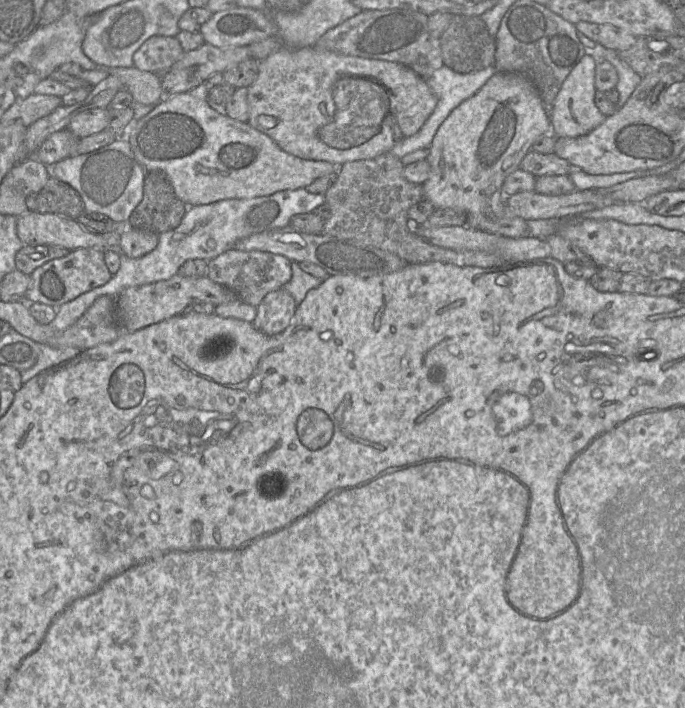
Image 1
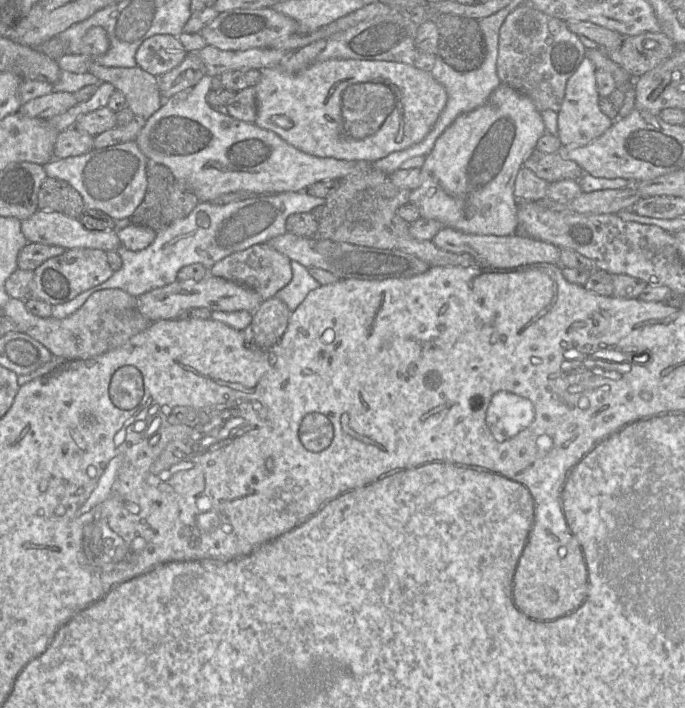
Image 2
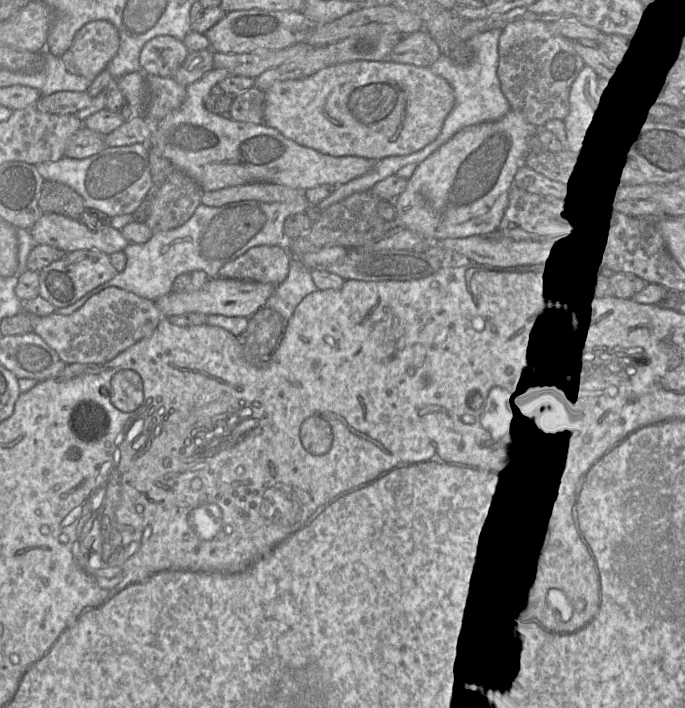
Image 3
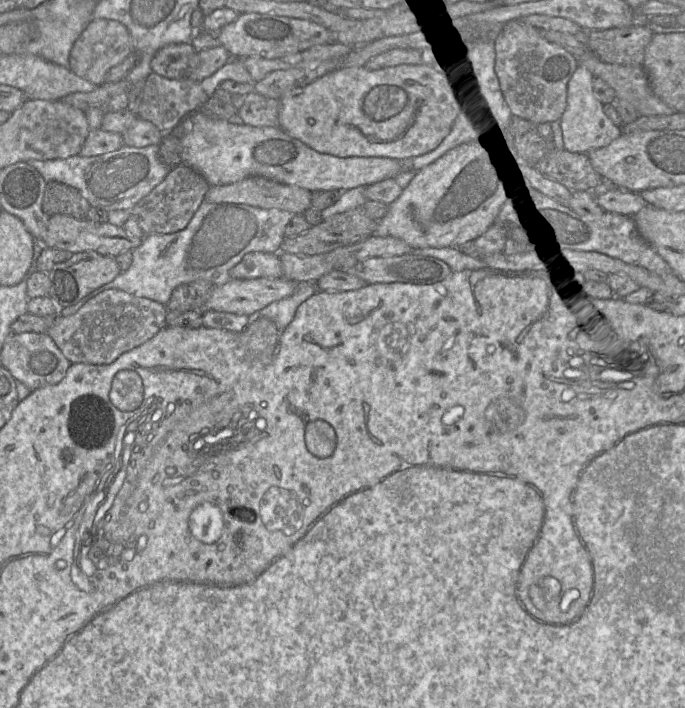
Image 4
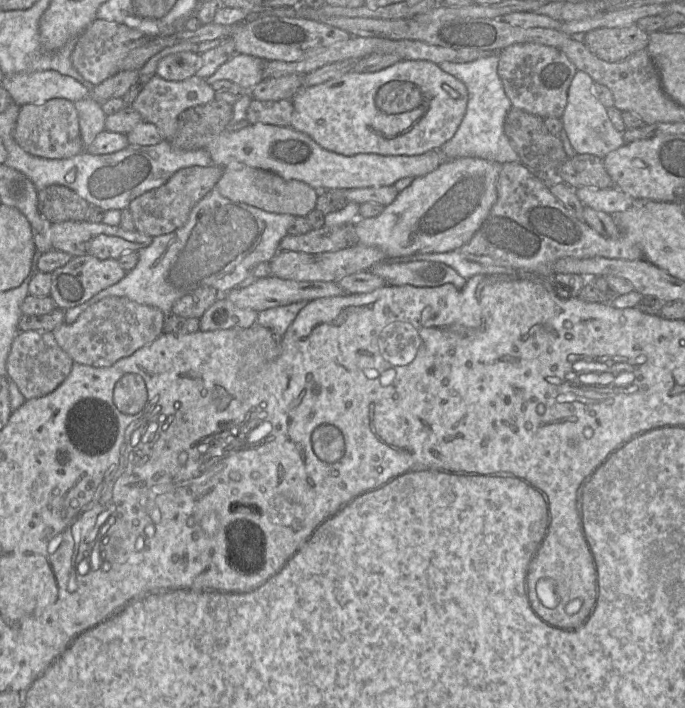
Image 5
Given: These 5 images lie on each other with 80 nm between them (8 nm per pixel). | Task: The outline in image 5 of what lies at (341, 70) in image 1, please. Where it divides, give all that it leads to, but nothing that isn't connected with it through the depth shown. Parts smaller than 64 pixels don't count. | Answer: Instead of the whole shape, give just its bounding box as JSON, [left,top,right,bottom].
[291,60,467,156]

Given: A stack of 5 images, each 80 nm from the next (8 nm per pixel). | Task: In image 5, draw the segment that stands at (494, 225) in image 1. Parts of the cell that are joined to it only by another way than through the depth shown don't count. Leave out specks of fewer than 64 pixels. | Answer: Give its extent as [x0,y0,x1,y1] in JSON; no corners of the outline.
[355,157,501,258]

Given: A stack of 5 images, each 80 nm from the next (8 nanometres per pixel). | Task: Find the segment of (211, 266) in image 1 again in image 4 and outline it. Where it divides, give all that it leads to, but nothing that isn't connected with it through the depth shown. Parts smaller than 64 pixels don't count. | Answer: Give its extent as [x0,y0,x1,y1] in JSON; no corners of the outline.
[229,252,282,279]

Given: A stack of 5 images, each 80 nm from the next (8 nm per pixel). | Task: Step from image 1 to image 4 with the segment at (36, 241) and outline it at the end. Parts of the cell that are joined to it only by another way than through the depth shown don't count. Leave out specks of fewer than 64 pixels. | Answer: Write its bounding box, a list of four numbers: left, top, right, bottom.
[43,215,143,257]

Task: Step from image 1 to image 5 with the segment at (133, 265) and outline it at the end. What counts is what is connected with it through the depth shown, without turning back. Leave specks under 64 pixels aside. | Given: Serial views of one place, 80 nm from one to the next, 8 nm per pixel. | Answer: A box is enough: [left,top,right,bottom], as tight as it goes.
[65,187,294,323]

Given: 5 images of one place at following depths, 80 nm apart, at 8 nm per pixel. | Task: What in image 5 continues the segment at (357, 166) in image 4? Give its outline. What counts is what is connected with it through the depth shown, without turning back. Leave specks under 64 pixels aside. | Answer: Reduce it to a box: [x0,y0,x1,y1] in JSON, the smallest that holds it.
[205,123,450,191]

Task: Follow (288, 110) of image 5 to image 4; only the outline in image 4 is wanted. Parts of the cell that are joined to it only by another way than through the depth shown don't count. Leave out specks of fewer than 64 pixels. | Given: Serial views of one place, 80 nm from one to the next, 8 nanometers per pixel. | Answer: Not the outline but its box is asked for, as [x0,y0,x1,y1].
[237,90,279,126]

